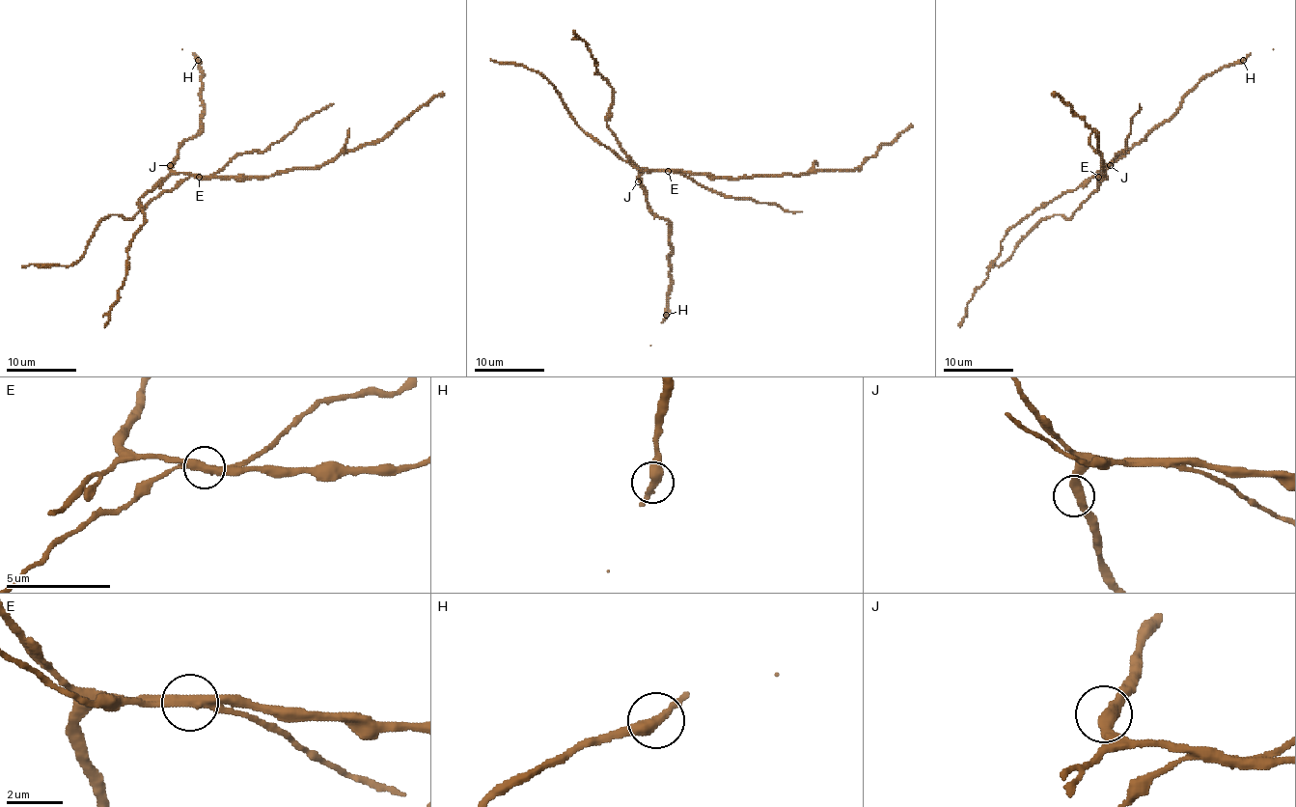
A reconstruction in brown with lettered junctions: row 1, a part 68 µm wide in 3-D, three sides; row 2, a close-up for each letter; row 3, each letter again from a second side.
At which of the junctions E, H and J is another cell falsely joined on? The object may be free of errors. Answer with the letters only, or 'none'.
E

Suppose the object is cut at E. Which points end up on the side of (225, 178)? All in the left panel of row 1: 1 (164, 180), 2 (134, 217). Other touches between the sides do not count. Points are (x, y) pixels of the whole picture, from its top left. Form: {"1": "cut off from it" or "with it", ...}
{"1": "with it", "2": "cut off from it"}

